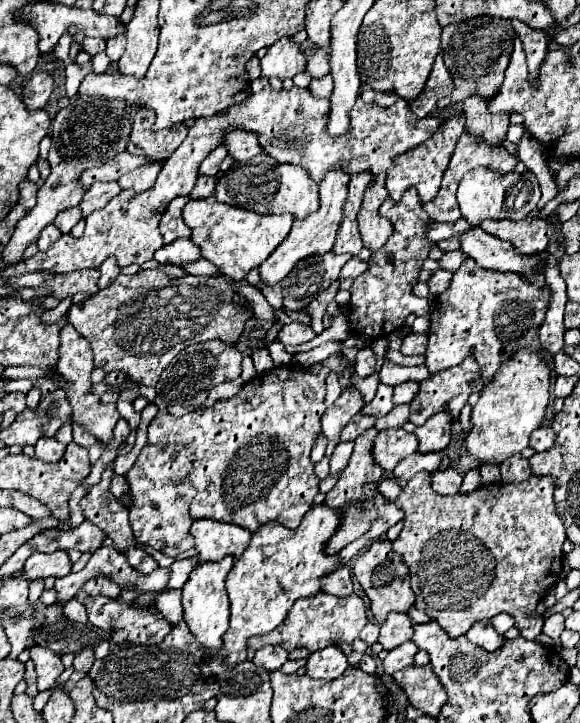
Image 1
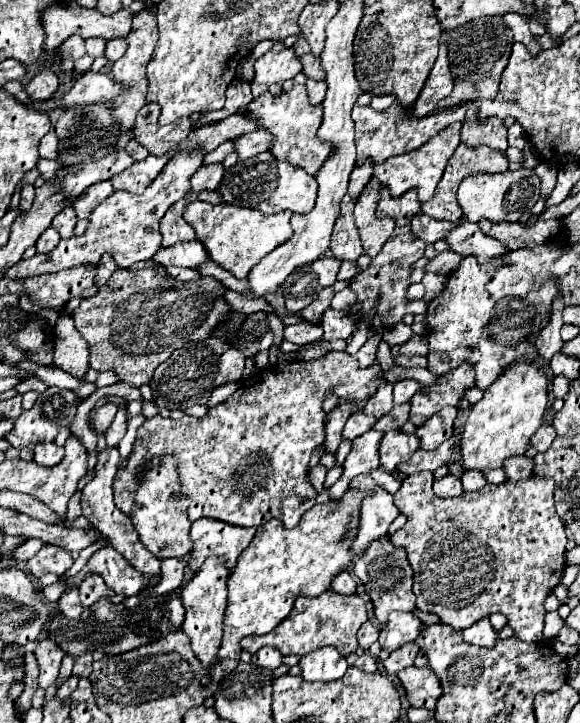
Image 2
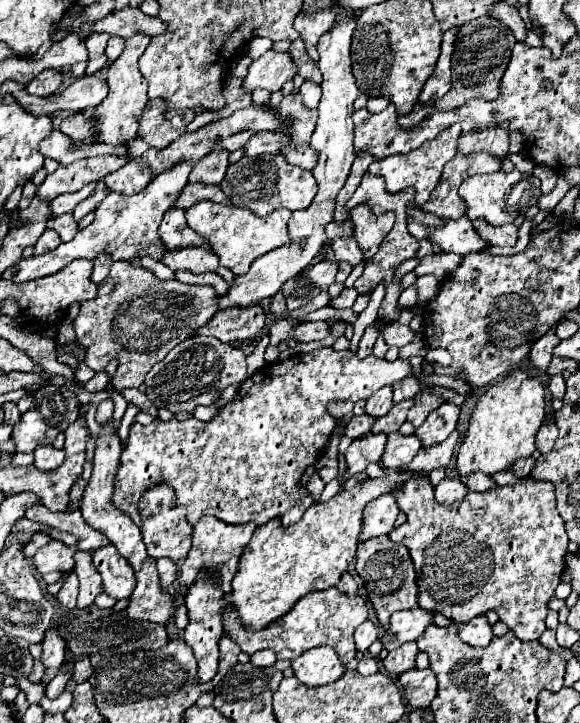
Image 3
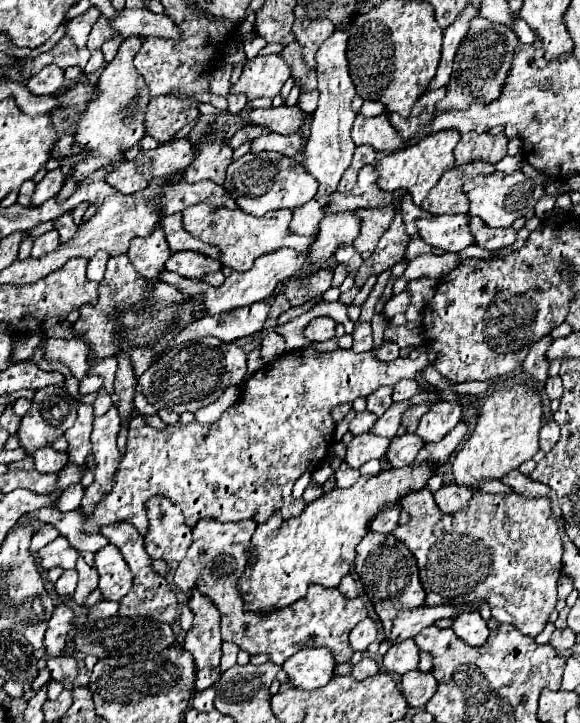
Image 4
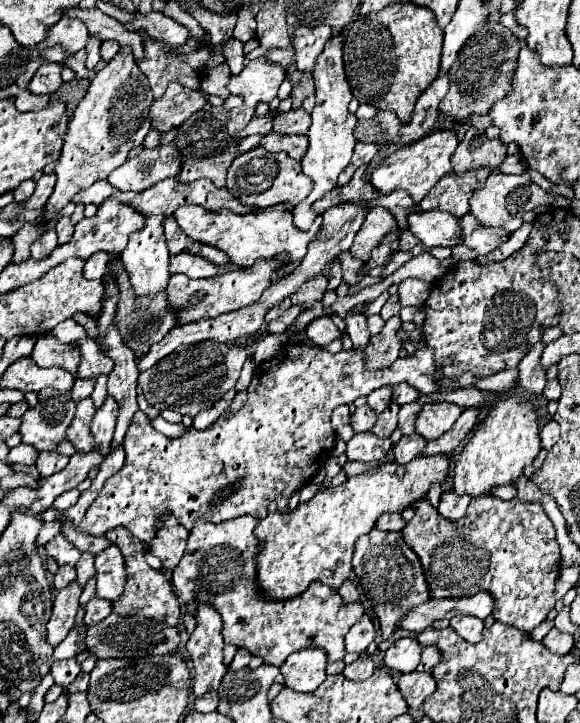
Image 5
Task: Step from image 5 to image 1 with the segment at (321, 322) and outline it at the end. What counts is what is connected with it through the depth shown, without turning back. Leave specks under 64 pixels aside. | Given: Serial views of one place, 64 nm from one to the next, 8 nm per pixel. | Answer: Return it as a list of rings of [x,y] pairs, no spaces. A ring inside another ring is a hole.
[[[292,322],[292,324],[286,324],[278,330],[278,336],[276,340],[280,340],[284,346],[286,344],[302,344],[302,342],[308,342],[312,340],[316,334],[312,332],[310,326],[306,324],[300,324],[300,322]]]

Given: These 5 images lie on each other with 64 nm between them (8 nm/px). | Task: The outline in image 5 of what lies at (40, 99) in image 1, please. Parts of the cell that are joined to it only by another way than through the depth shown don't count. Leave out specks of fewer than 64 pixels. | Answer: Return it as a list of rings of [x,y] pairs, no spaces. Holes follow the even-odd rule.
[[[44,62],[34,78],[30,80],[28,84],[28,90],[34,92],[34,94],[54,94],[60,86],[62,86],[62,66],[60,64],[54,64],[54,62]]]

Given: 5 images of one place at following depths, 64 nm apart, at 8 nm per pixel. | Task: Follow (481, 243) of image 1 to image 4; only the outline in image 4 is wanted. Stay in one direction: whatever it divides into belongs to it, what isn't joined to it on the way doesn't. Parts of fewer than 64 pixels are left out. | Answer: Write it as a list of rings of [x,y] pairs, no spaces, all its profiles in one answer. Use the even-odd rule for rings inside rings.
[[[464,214],[454,216],[432,216],[426,220],[416,220],[420,236],[434,248],[442,248],[446,252],[460,252],[474,244],[474,236],[470,236],[470,218]]]

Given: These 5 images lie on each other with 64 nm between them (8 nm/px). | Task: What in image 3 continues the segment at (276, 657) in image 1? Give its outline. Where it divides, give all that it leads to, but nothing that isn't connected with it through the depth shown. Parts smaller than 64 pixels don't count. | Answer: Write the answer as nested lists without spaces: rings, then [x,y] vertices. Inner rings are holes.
[[[262,650],[262,652],[256,652],[250,656],[250,662],[254,666],[274,666],[276,664],[276,656],[270,652],[270,650]]]

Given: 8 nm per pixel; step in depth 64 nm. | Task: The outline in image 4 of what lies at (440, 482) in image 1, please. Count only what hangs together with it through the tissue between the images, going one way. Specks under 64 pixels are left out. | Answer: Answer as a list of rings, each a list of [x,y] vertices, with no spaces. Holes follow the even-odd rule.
[[[448,482],[448,484],[442,484],[442,488],[434,494],[434,500],[442,512],[454,514],[468,504],[468,500],[472,498],[472,492],[474,492],[472,488],[460,488],[458,484]]]

